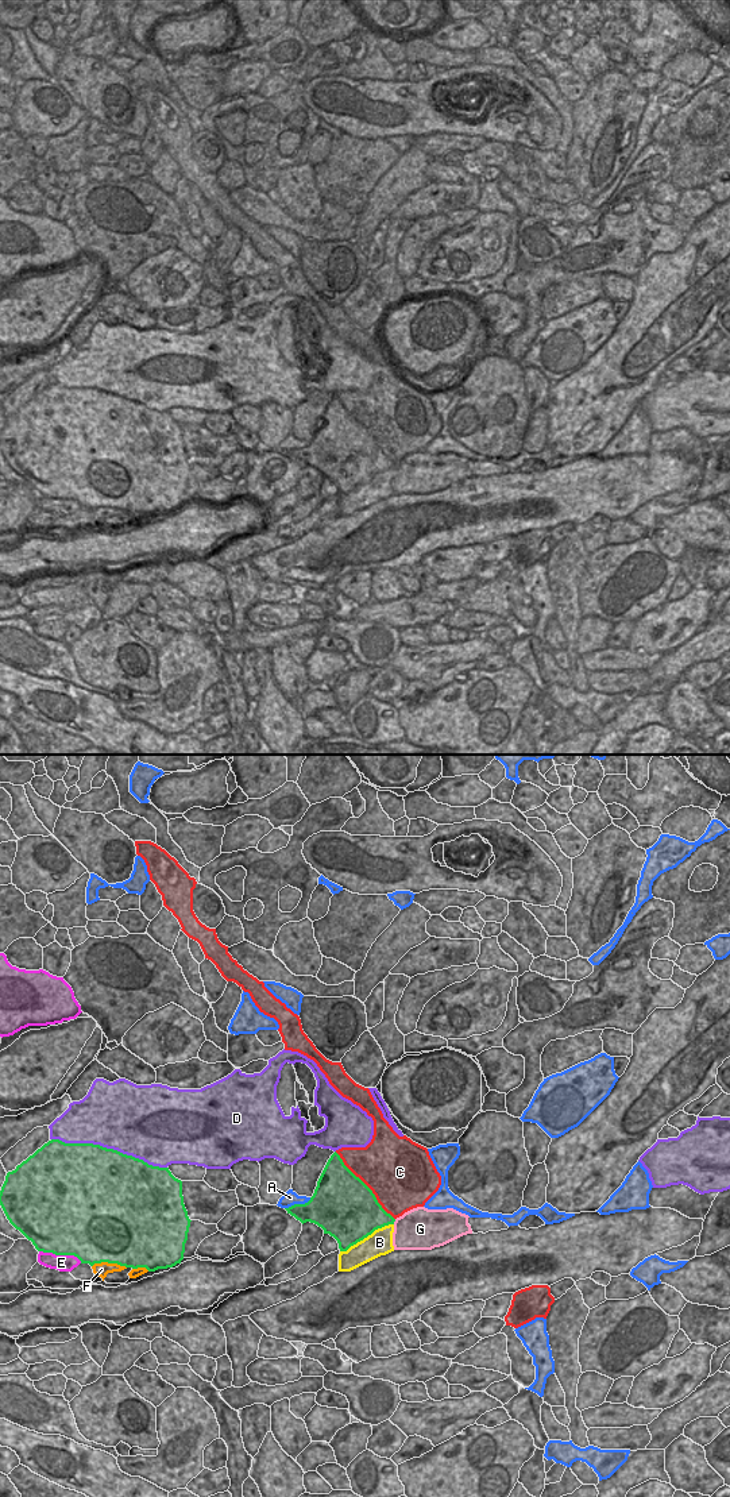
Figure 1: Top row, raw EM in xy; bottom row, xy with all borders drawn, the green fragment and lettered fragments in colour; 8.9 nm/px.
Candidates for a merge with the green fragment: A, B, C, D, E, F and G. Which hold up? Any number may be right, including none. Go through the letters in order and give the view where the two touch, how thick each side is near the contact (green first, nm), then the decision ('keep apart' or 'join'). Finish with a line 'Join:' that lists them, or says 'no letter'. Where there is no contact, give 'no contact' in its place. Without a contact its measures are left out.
A: xy | 320/130 nm | keep apart
B: xy | 500/220 nm | keep apart
C: xy | 500/500 nm | keep apart
D: xy | 500/480 nm | keep apart
E: xy | 500/140 nm | keep apart
F: xy | 500/120 nm | keep apart
G: xy | 300/380 nm | keep apart
Join: no letter

